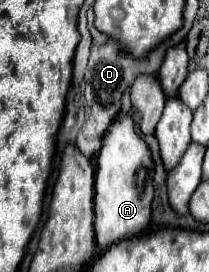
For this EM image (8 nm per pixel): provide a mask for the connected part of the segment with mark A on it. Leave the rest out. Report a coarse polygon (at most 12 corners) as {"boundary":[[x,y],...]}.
{"boundary":[[119,116],[95,172],[105,252],[151,222],[153,160]]}

